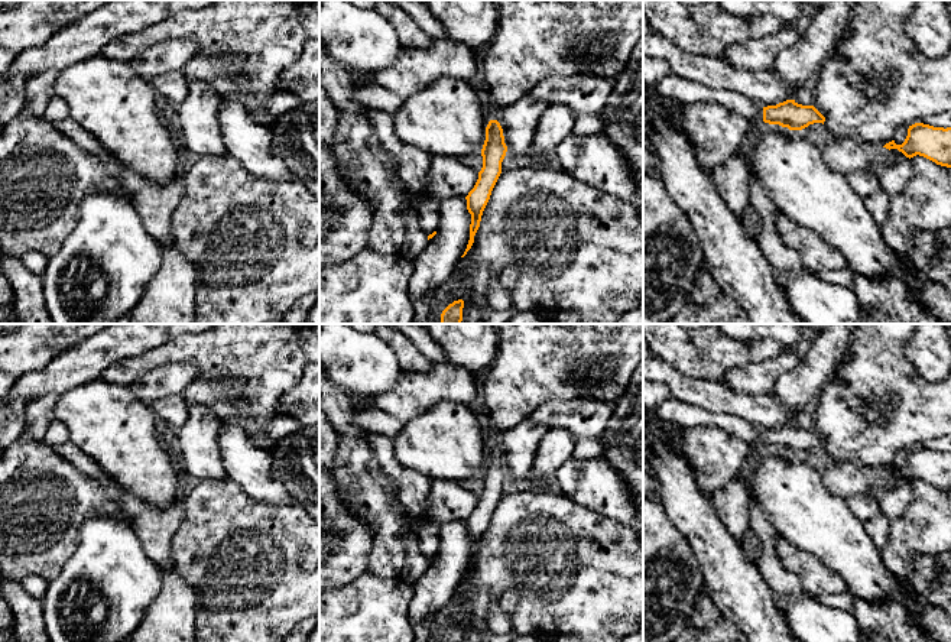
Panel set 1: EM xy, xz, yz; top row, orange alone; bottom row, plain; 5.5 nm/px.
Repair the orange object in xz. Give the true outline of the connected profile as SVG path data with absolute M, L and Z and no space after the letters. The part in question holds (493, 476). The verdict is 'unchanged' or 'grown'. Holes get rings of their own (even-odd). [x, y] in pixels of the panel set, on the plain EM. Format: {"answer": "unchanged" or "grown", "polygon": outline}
{"answer": "grown", "polygon": "M490 414L481 416L484 435L490 442L486 451L486 464L481 473L483 492L474 512L465 521L467 534L471 538L470 564L461 581L467 578L474 567L474 560L480 551L483 535L490 523L491 515L502 497L502 486L506 480L507 470L504 467L503 453L497 445L502 429L493 422Z"}

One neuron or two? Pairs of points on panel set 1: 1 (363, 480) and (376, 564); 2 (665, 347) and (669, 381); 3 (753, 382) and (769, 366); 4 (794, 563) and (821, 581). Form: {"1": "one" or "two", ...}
{"1": "one", "2": "two", "3": "one", "4": "one"}

